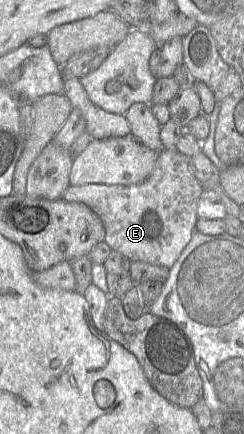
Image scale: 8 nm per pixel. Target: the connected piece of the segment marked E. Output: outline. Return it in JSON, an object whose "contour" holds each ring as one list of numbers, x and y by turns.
{"contour":[[177,149,161,151,153,171,141,183,69,185,62,197,69,202,84,203,99,216,105,229,104,241,112,250,120,252,130,261,157,264,168,269,174,265,189,243,198,217,224,219,227,216,220,196,214,190,203,190,188,165,187,157]]}

